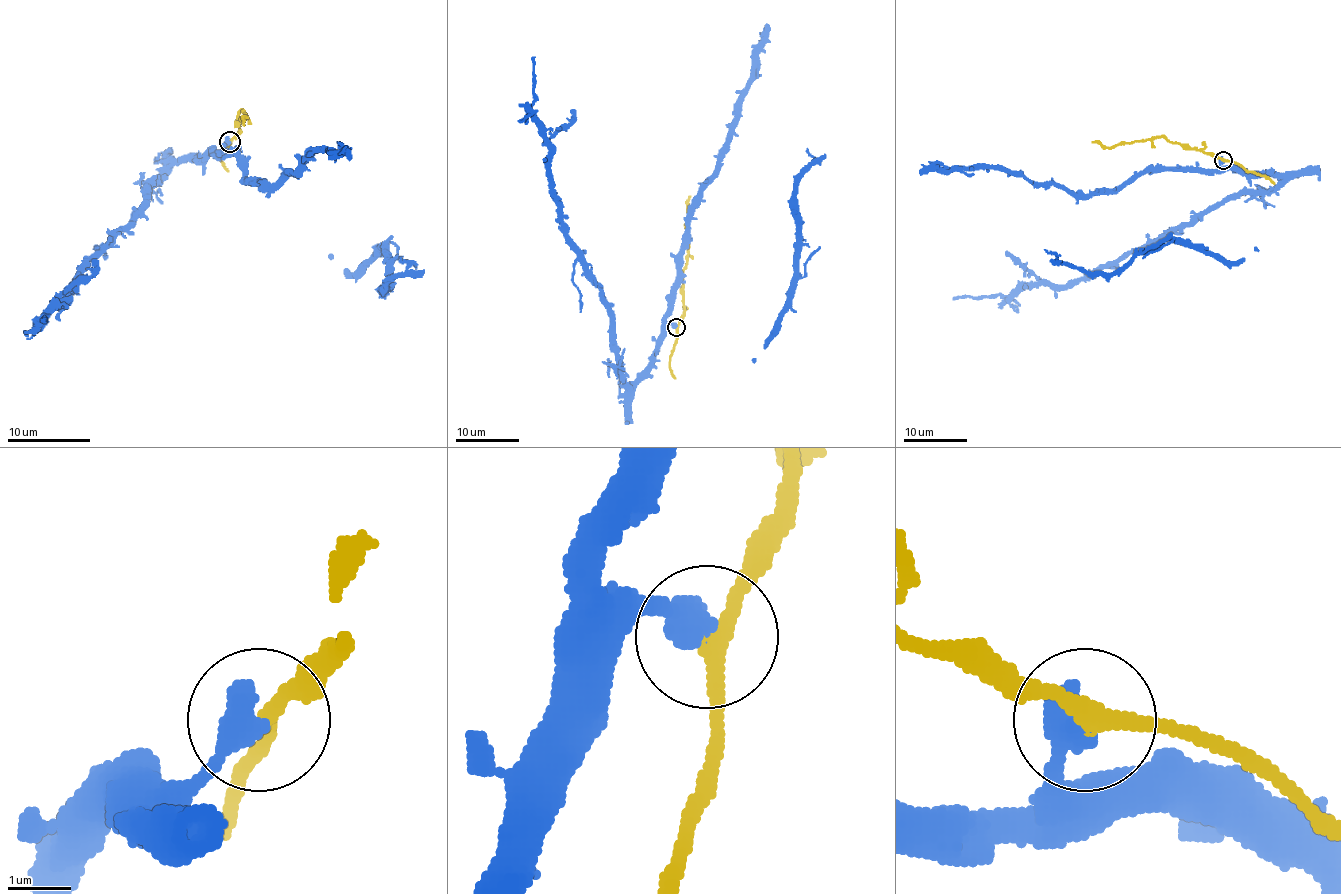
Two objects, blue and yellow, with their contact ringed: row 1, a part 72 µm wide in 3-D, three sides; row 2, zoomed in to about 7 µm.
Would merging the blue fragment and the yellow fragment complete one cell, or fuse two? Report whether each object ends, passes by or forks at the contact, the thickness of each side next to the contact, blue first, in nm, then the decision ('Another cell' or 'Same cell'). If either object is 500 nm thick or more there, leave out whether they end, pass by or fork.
Thickness 550 nm (blue) against 260 nm. Another cell

